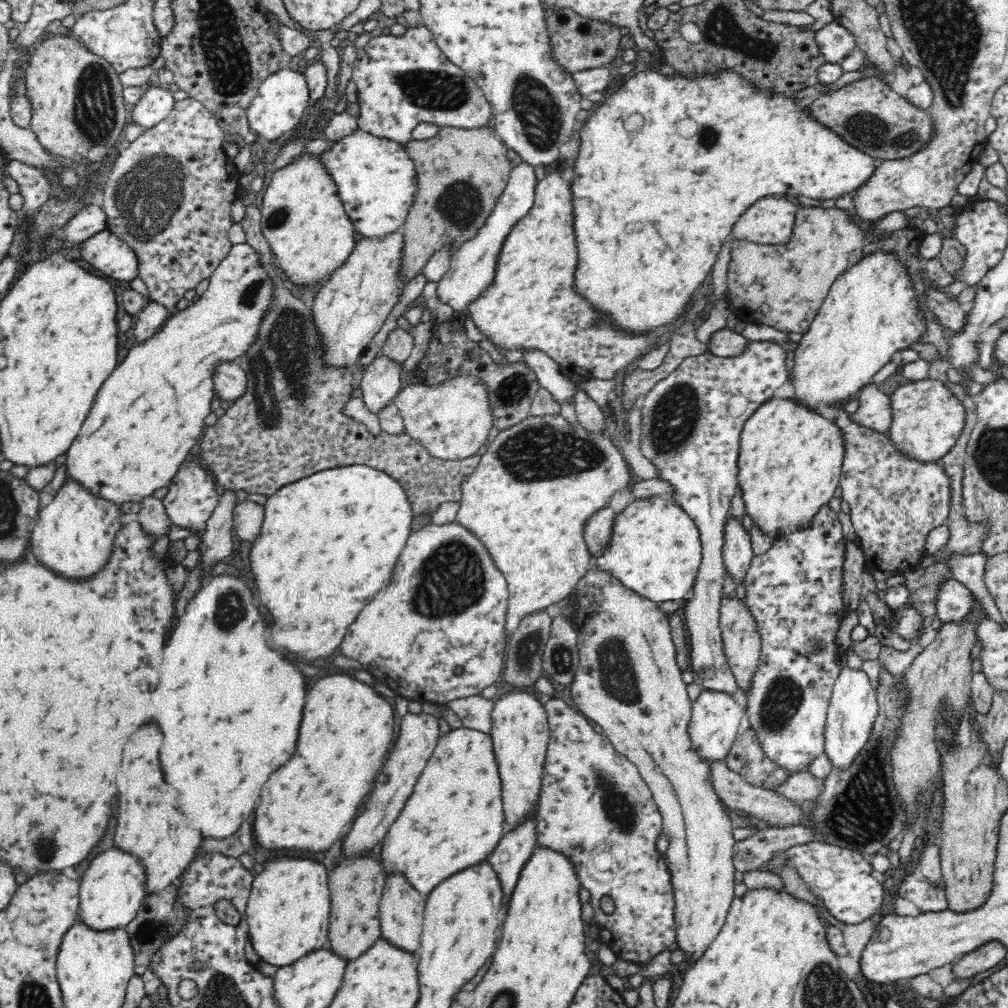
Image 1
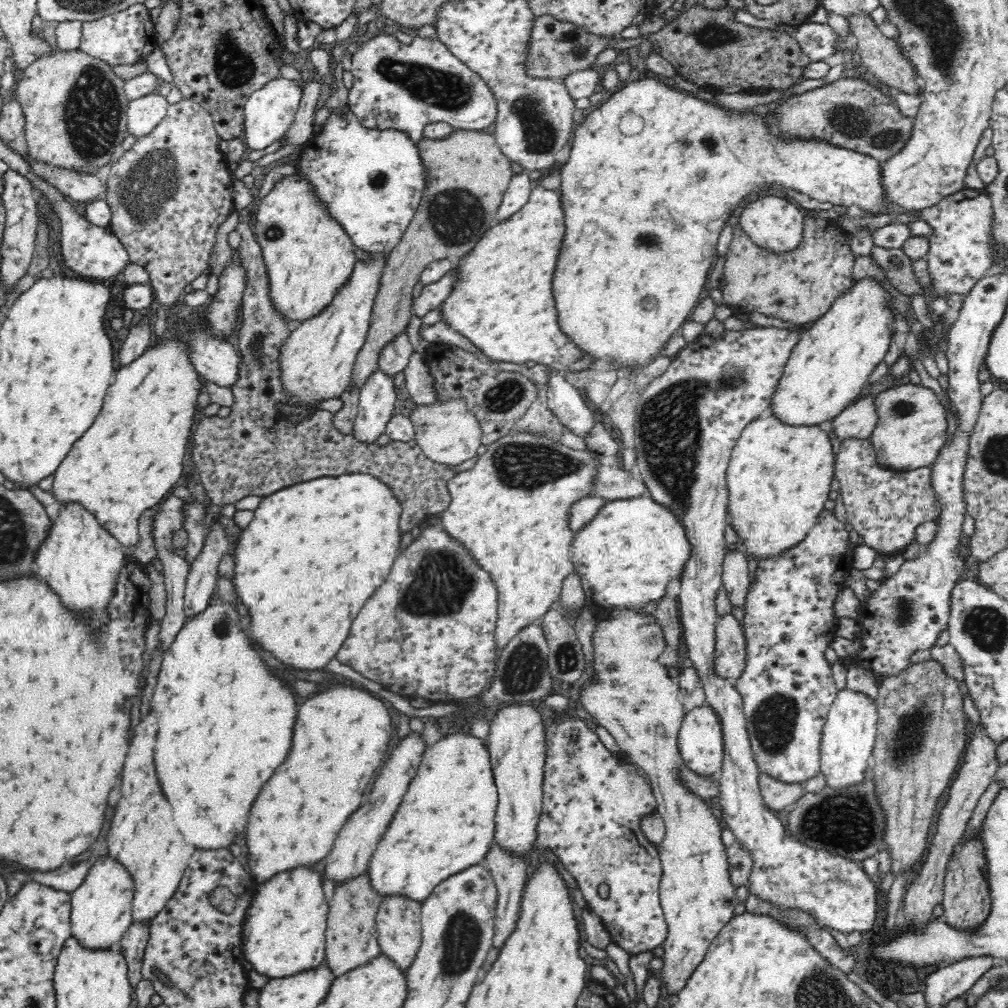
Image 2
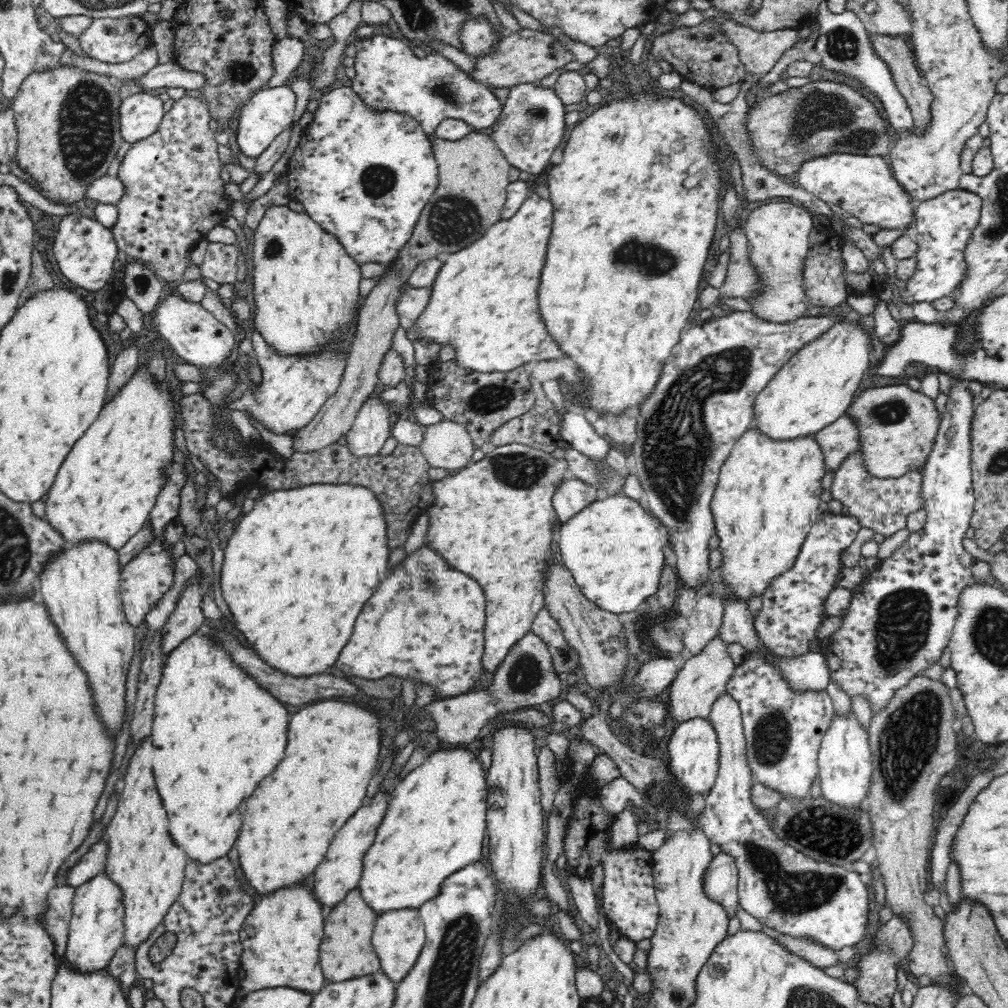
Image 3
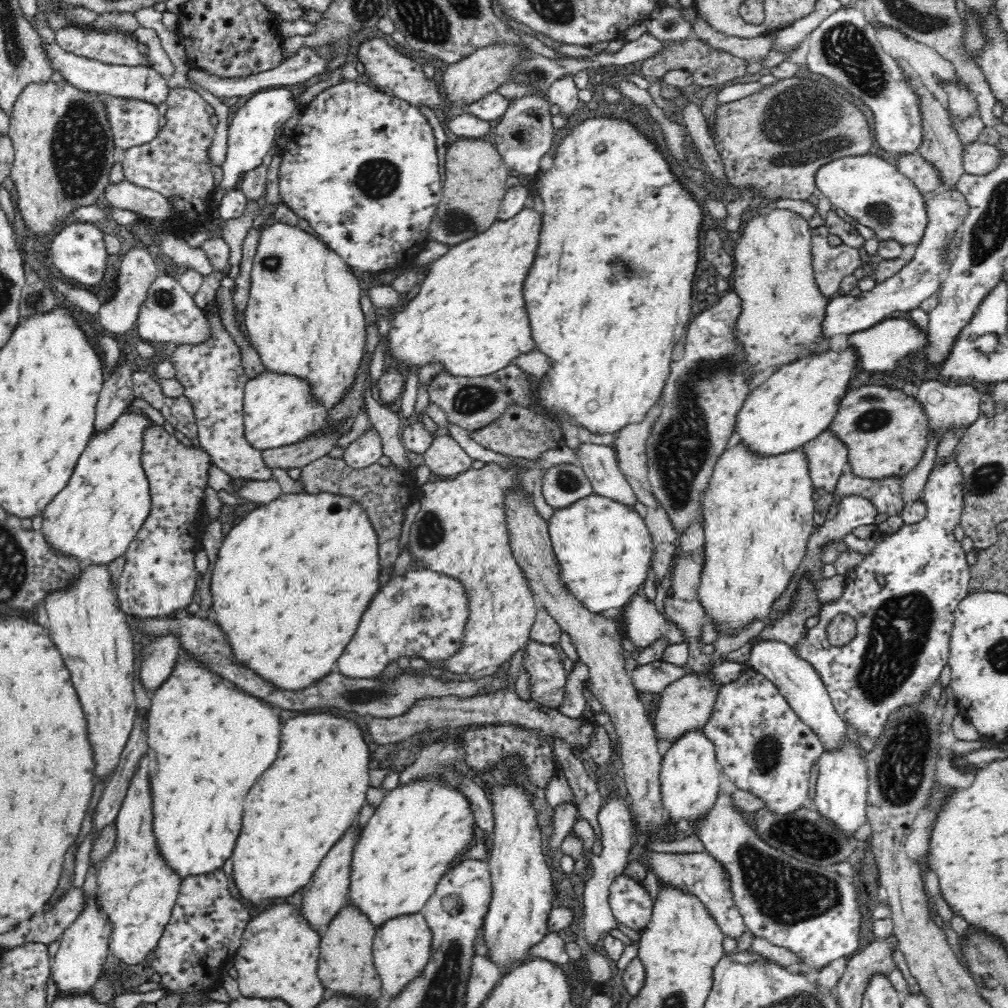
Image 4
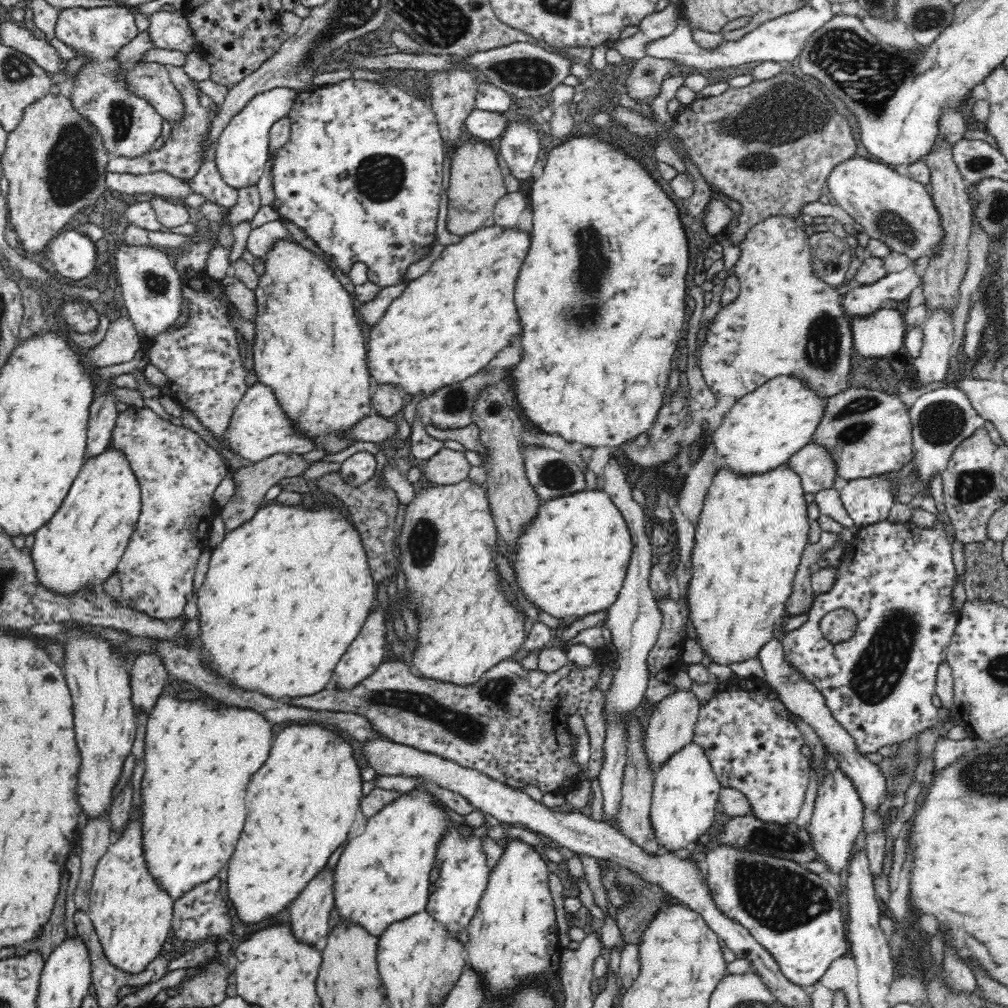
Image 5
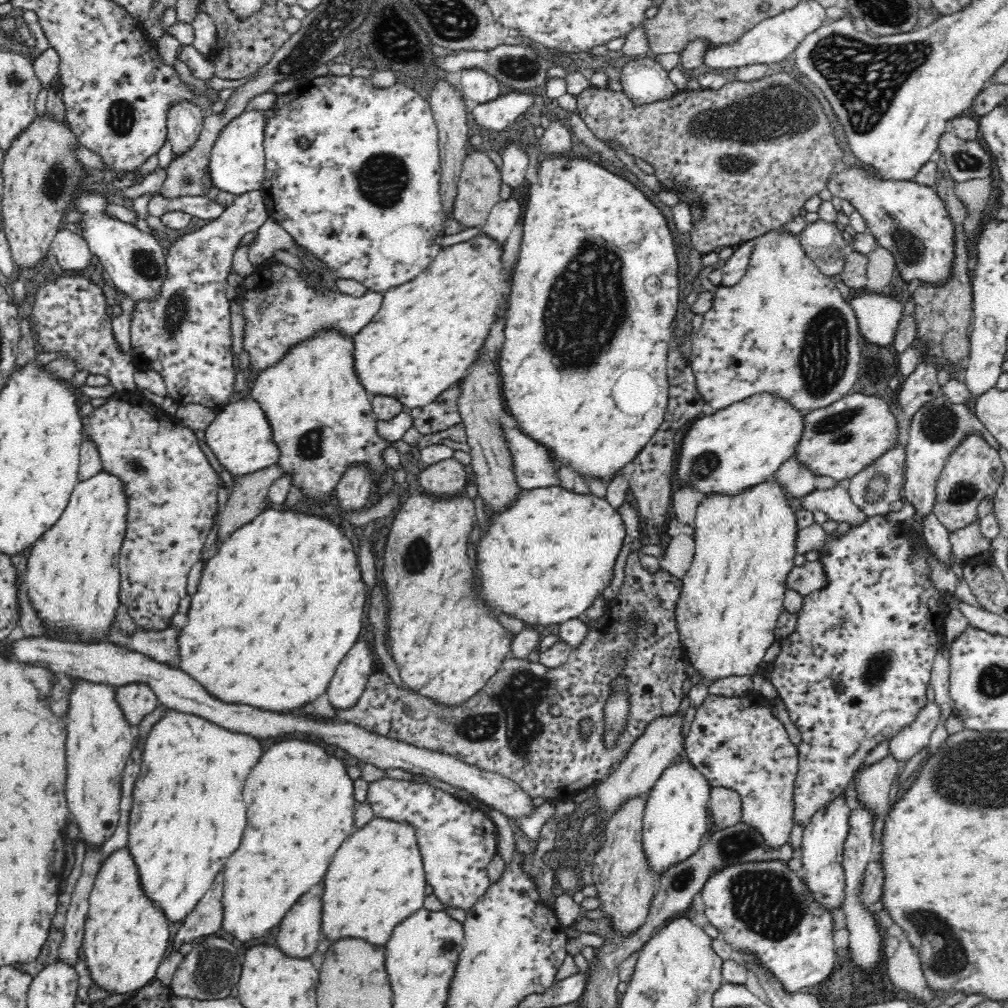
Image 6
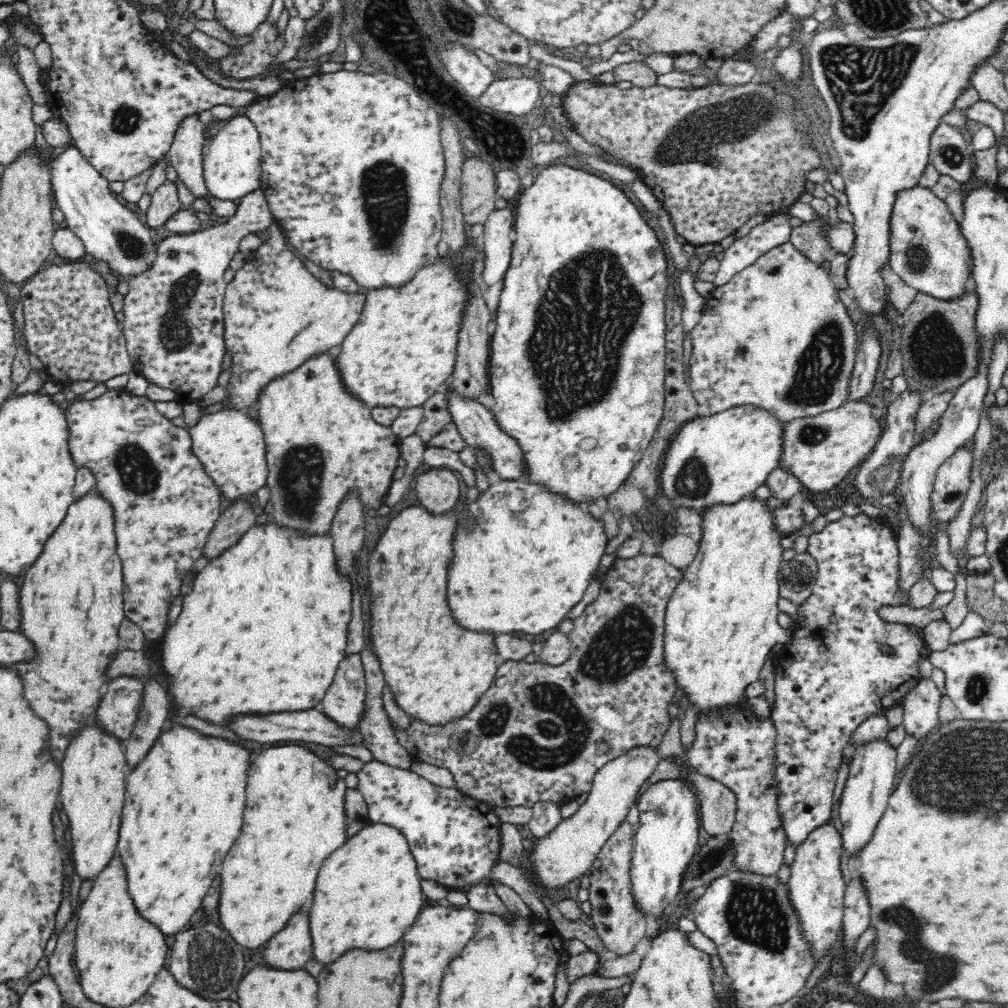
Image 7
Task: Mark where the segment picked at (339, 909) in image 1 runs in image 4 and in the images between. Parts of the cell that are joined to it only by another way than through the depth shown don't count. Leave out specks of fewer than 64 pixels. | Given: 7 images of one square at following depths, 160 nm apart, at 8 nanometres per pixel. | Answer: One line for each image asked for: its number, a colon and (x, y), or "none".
2: (351, 937)
3: (346, 950)
4: (346, 964)

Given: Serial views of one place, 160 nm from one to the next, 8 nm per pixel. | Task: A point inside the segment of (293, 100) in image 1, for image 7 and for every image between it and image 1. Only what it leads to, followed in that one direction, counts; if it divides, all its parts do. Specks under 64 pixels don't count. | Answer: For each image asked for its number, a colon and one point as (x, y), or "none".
2: (269, 113)
3: (270, 110)
4: (255, 123)
5: (242, 148)
6: (237, 163)
7: (232, 164)

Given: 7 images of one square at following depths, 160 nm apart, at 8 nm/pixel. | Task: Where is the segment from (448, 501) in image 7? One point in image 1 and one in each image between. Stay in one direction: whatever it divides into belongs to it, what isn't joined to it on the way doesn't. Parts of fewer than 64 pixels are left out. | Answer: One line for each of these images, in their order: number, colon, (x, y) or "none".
1: (453, 418)
2: (448, 431)
3: (448, 445)
4: (445, 456)
5: (447, 466)
6: (447, 477)

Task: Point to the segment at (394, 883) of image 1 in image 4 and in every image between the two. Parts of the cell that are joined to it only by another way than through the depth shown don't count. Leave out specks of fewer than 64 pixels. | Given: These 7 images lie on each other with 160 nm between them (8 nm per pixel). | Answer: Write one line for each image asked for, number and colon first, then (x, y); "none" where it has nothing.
2: (398, 921)
3: (398, 936)
4: (401, 945)

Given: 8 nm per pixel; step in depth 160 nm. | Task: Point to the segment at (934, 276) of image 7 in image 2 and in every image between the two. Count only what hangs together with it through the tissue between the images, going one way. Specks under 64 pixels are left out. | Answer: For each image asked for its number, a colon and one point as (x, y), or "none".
2: (645, 205)
3: (863, 186)
4: (870, 190)
5: (893, 208)
6: (910, 220)

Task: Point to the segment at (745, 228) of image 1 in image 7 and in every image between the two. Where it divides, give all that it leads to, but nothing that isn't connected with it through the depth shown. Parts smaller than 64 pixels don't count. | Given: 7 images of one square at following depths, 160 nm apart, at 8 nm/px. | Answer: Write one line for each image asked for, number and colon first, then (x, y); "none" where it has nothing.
2: (774, 223)
3: (778, 232)
4: (782, 307)
5: (785, 320)
6: (784, 328)
7: (777, 335)

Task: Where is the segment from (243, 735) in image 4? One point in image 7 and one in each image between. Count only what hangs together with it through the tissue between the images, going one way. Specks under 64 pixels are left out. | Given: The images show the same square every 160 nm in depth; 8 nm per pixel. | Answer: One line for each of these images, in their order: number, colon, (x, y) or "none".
5: (200, 754)
6: (187, 816)
7: (173, 838)

